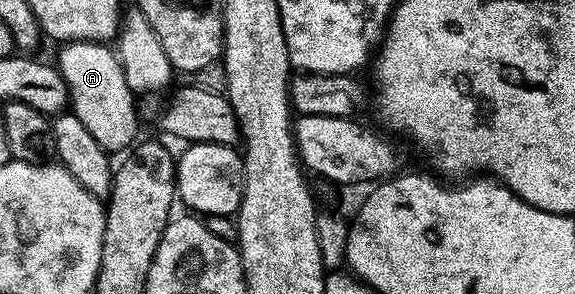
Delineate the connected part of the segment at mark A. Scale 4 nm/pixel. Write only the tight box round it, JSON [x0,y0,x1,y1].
[58,40,138,154]

